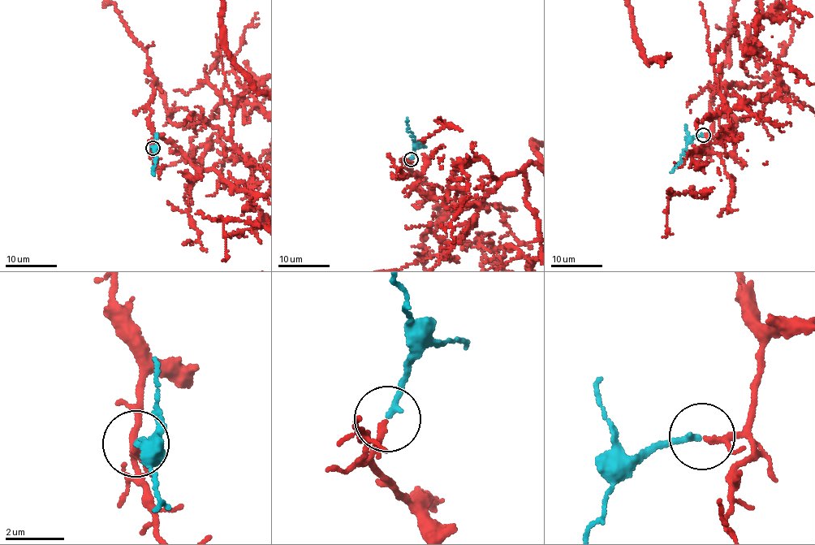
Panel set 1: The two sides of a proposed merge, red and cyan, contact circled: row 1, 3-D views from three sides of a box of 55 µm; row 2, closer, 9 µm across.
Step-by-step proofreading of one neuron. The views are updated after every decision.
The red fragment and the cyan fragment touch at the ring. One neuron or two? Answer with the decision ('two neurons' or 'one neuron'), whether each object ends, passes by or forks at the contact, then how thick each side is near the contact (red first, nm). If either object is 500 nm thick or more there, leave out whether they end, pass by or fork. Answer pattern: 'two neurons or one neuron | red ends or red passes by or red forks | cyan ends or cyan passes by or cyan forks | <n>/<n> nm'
one neuron | red passes by | cyan ends | 130/200 nm

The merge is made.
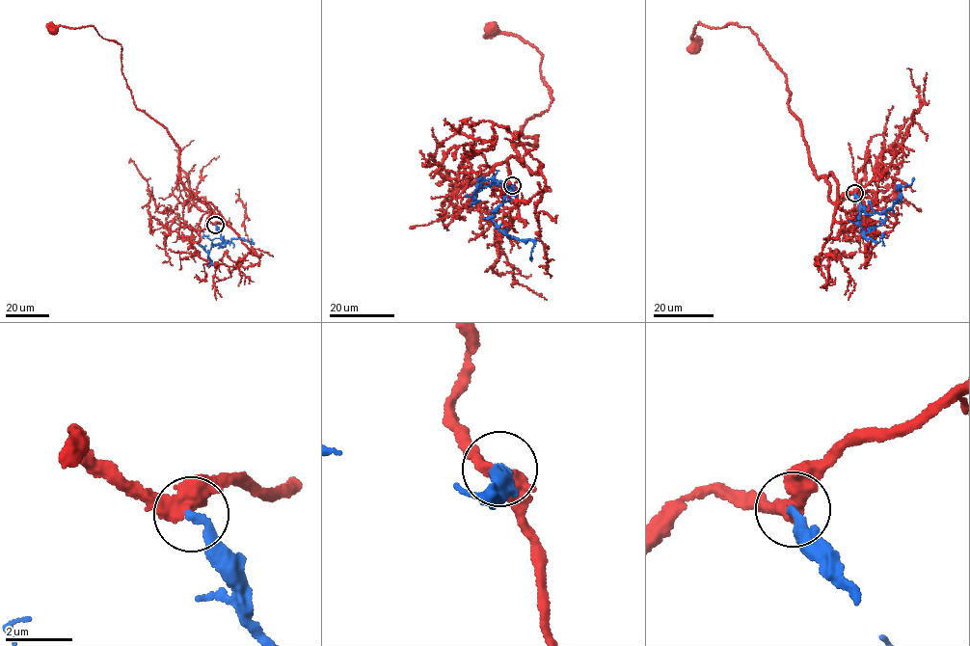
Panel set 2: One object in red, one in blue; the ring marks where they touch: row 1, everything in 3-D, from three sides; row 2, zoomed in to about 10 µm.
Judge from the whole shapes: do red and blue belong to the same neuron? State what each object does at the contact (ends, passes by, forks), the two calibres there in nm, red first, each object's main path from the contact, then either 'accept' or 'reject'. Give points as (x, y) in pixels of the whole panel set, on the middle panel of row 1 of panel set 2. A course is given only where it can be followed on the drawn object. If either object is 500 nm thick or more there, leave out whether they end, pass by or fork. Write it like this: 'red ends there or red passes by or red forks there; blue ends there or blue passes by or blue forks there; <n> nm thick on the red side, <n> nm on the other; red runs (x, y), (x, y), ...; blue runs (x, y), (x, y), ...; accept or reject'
red passes by; blue ends there; 460 nm thick on the red side, 240 nm on the other; red runs (512, 186), (508, 159), (524, 163), (512, 144), (537, 138), (515, 131), (553, 99), (541, 53), (493, 29); blue runs (512, 186), (511, 193), (506, 195), (491, 219), (505, 234), (534, 242), (531, 260); accept

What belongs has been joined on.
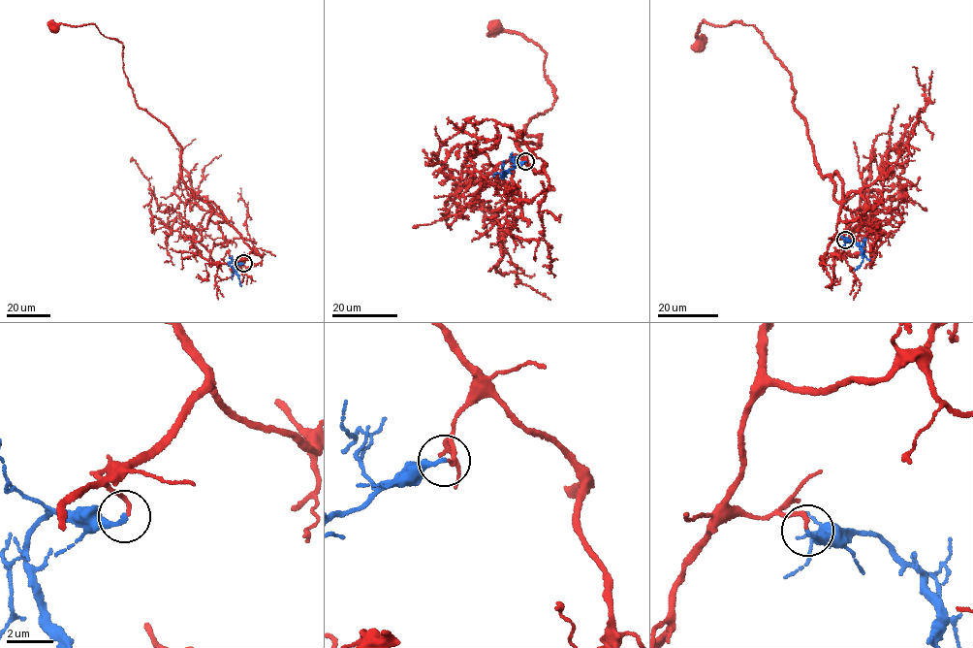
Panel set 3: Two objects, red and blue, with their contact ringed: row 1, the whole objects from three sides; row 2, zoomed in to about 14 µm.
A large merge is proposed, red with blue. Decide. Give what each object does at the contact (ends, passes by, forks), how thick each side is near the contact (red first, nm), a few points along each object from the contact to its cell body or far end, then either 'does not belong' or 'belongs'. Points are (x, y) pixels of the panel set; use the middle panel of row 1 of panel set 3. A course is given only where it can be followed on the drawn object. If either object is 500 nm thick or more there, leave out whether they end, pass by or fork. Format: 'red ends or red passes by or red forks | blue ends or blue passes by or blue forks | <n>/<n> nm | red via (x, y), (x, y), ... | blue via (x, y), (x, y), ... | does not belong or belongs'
red ends | blue ends | 160/200 nm | red via (525, 161), (547, 166), (536, 174), (516, 143), (540, 145), (518, 130), (557, 98), (545, 51), (496, 27) | blue via (525, 162), (507, 172), (503, 171), (504, 161) | belongs

